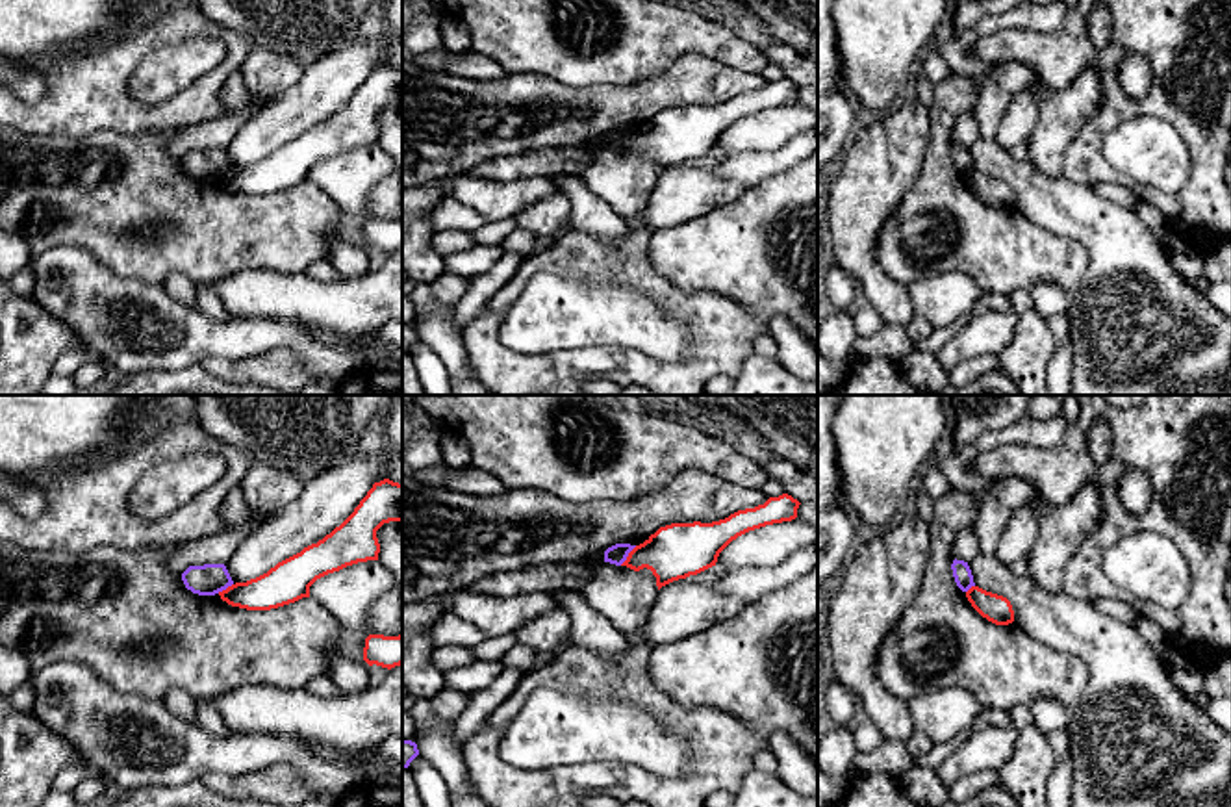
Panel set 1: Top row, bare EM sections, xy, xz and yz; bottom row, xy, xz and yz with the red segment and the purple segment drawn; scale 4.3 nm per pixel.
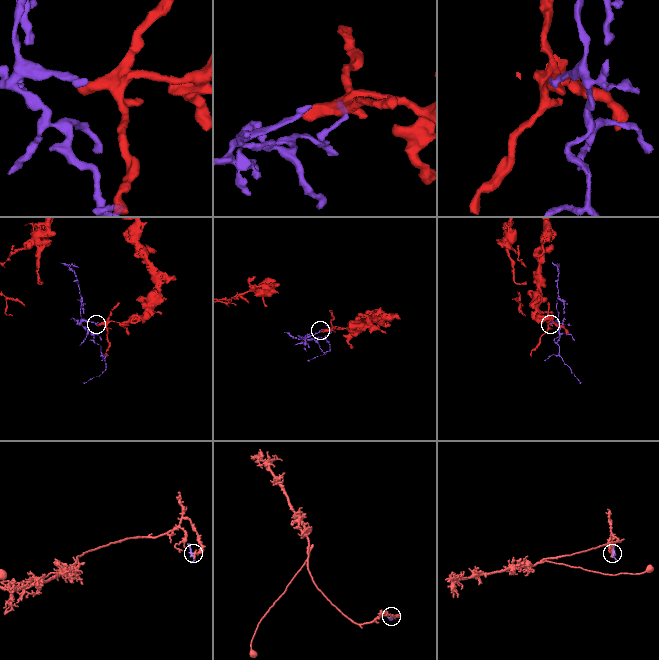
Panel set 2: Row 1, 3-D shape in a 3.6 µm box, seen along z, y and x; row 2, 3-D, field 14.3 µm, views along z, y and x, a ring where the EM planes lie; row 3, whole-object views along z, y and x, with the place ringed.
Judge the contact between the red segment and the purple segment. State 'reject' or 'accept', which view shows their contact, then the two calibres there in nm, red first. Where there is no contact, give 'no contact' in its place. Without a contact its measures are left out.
reject; meets red in xz; 240 nm thick on the red side, 90 nm on the other

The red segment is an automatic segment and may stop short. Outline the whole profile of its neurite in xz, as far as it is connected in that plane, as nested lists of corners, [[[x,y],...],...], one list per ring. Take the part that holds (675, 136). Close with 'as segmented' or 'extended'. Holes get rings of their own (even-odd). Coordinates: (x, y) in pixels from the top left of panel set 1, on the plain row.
[[[788,78],[712,108],[671,108],[636,130],[621,150],[651,154],[658,174],[716,150],[719,137],[738,121],[797,102],[799,85]]]; as segmented

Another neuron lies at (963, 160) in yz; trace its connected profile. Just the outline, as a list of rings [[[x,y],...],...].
[[[955,143],[951,154],[953,154],[955,167],[962,176],[968,176],[971,171],[975,171],[968,147]]]

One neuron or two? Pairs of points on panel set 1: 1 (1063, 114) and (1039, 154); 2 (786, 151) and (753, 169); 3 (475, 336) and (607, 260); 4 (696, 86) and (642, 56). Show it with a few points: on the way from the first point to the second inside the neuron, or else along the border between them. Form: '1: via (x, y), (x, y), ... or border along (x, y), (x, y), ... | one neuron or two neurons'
1: via (1057, 123), (1046, 145) | one neuron
2: via (779, 158), (761, 166) | one neuron
3: via (499, 301), (538, 260), (571, 258) | one neuron
4: border along (705, 54), (681, 54), (662, 71), (623, 86) | two neurons

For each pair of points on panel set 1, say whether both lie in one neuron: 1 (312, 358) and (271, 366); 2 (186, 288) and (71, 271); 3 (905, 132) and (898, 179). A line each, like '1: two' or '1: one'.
1: two
2: two
3: one

